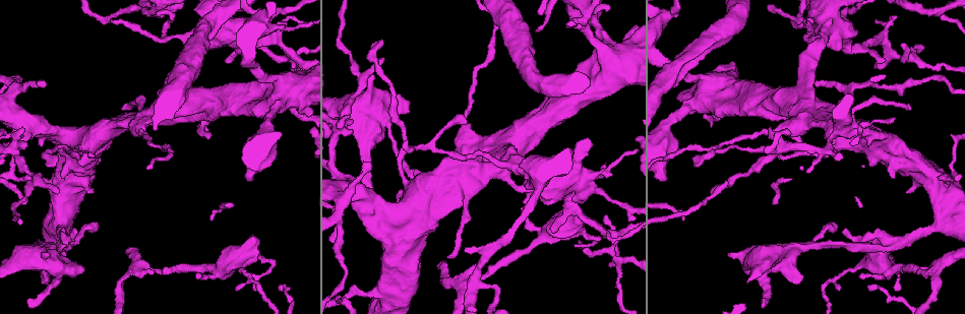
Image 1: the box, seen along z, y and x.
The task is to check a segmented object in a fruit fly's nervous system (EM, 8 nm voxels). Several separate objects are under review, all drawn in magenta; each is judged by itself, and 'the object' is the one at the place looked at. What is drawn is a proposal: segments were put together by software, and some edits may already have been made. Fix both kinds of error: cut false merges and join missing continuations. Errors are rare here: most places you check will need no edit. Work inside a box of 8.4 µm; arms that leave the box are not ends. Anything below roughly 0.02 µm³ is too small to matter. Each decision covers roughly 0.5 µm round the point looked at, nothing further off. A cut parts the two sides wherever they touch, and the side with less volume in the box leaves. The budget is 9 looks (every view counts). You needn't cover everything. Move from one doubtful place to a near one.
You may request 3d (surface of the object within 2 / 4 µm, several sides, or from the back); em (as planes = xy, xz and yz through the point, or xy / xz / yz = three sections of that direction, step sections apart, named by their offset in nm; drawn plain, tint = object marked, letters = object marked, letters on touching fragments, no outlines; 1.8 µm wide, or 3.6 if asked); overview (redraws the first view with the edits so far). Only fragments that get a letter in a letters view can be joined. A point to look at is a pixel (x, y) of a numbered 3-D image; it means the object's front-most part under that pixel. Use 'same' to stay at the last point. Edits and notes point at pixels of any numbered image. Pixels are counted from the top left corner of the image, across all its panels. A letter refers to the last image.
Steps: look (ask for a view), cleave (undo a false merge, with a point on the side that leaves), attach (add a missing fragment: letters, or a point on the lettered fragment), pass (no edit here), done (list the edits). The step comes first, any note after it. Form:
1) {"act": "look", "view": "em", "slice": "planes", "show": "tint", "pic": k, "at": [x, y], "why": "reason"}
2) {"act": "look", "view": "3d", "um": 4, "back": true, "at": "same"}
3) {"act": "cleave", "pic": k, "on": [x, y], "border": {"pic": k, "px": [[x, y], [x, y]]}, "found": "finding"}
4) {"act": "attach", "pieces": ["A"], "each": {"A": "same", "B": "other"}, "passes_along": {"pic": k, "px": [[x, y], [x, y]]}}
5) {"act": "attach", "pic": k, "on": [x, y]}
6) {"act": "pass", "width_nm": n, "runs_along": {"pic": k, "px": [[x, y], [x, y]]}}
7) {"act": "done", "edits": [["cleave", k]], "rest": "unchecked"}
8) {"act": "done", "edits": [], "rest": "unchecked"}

{"act": "look", "view": "em", "slice": "planes", "show": "plain", "pic": 1, "at": [860, 46], "why": "calibre changes"}

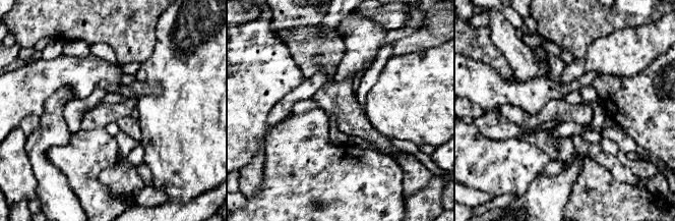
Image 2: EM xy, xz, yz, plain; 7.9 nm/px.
{"act": "look", "view": "em", "slice": "planes", "show": "letters", "at": "same"}

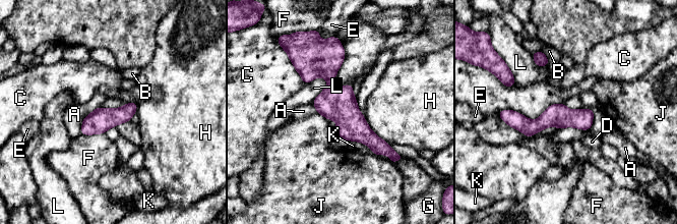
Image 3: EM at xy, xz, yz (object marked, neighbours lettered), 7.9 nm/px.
{"act": "pass", "each": {"A": "other", "B": "other", "C": "other", "D": "other", "E": "other", "F": "other", "G": "other", "H": "other", "J": "other", "K": "other", "L": "other"}, "found": "all the same cell"}

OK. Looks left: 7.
{"act": "look", "view": "3d", "um": 4, "back": true, "pic": 1, "at": [930, 266], "why": "thin neck"}

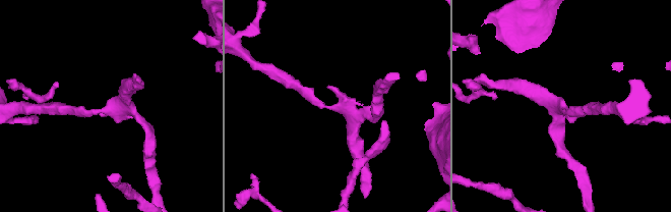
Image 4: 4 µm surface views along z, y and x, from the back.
{"act": "look", "view": "em", "slice": "planes", "show": "letters", "pic": 4, "at": [112, 108], "why": "now the EM"}

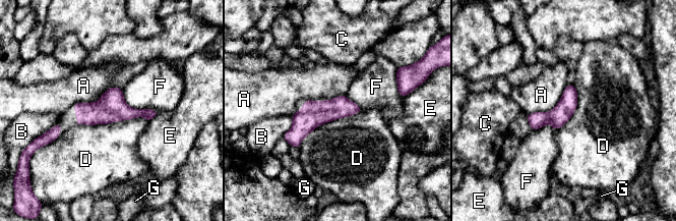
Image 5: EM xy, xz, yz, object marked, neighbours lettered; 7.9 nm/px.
{"act": "pass", "width_nm": 160, "each": {"A": "other", "B": "other", "C": "other", "D": "other", "E": "other", "F": "other", "G": "other"}, "runs_along": {"pic": 5, "px": [[76, 106], [84, 111], [154, 113]]}, "found": "one cell here"}

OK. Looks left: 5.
{"act": "look", "view": "em", "slice": "planes", "show": "letters", "pic": 1, "at": [233, 261], "why": "sudden change in width"}

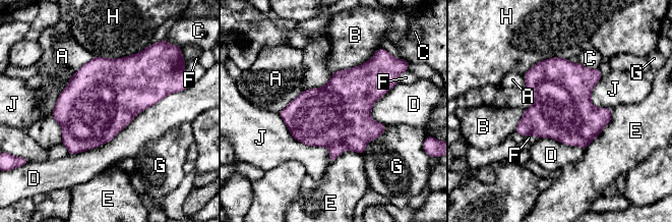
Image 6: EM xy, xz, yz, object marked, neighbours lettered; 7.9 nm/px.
{"act": "pass", "width_nm": 480, "each": {"A": "other", "B": "other", "C": "other", "D": "other", "E": "other", "F": "other", "G": "other", "H": "other", "J": "other"}, "border": {"pic": 6, "px": [[174, 92], [108, 142], [69, 155]]}, "found": "all the same cell"}

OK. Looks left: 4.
{"act": "look", "view": "em", "slice": "planes", "show": "tint", "pic": 1, "at": [466, 172], "why": "touches itself"}

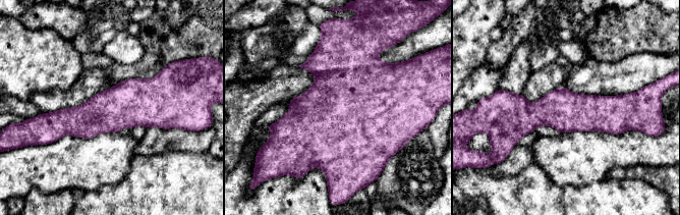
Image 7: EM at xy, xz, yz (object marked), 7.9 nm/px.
{"act": "look", "view": "em", "slice": "planes", "show": "letters", "at": "same", "why": "what lies round it"}

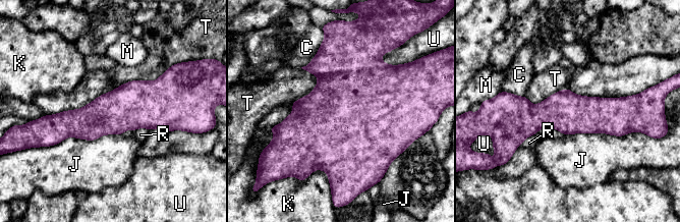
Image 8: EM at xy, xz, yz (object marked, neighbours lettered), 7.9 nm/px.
{"act": "pass", "each": {"C": "other", "J": "other", "K": "other", "M": "other", "R": "other", "T": "other", "U": "other"}, "runs_along": {"pic": 8, "px": [[508, 106], [522, 114], [630, 116]]}, "found": "one cell here"}

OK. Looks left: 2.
{"act": "done", "edits": [], "rest": "unchecked"}

